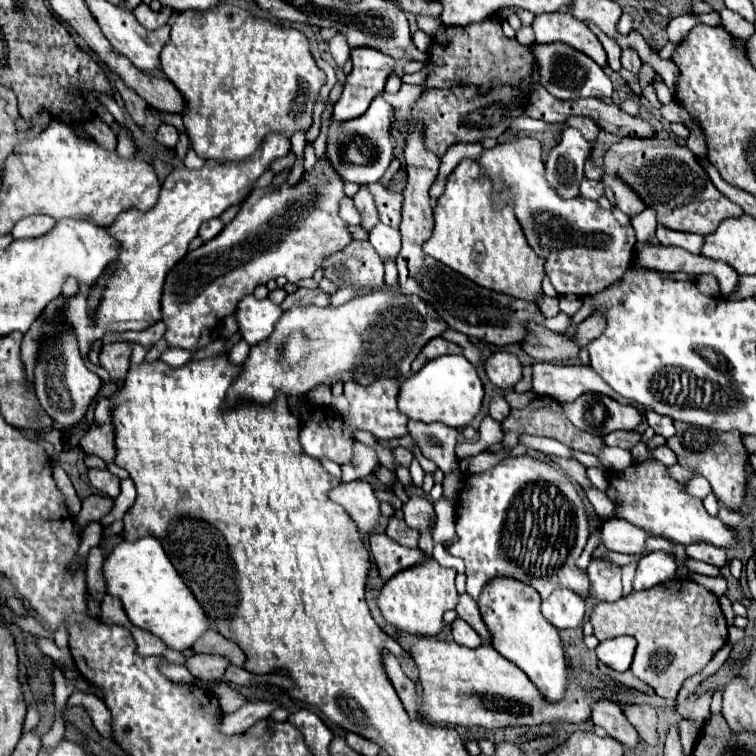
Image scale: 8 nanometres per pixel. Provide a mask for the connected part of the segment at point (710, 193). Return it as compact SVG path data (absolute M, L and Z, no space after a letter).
M623 138L611 150L605 154L605 174L617 174L621 180L625 180L637 194L639 198L651 206L657 212L657 220L665 224L671 230L681 230L681 232L693 232L707 236L711 234L725 218L741 216L743 210L741 206L735 206L729 198L723 198L715 186L711 186L711 180L707 178L705 170L697 162L695 154L681 144L675 144L673 140L657 140L657 138Z

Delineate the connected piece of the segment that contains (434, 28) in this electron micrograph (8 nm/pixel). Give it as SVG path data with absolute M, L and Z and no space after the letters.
M417 16L417 24L420 30L423 30L427 35L433 38L439 31L439 28L443 26L440 18L433 18L432 16Z

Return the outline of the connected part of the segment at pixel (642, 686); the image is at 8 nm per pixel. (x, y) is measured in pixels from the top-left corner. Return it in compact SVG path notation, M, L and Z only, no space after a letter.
M598 662L598 668L601 673L606 674L609 678L613 679L615 682L620 682L630 689L636 689L637 691L644 692L649 695L654 695L655 690L649 685L641 682L636 678L630 670L623 673L612 670L611 668L605 666L601 662Z

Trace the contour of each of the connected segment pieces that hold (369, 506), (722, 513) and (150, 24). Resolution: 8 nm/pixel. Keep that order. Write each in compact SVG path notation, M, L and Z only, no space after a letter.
M363 480L341 482L333 490L329 490L329 498L347 510L347 514L357 524L359 532L373 532L379 520L379 502L373 494L371 484Z
M721 506L721 508L719 508L717 517L719 518L719 520L721 520L721 522L725 522L725 524L729 524L729 526L739 526L739 524L743 522L743 516L741 516L739 512L727 510L725 506Z
M139 4L135 10L133 10L135 18L139 20L139 24L147 30L157 30L159 26L167 24L167 16L165 14L159 14L159 12L153 12L147 4Z

